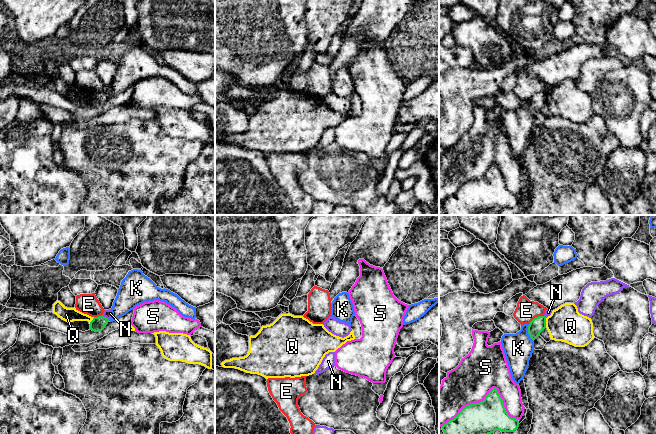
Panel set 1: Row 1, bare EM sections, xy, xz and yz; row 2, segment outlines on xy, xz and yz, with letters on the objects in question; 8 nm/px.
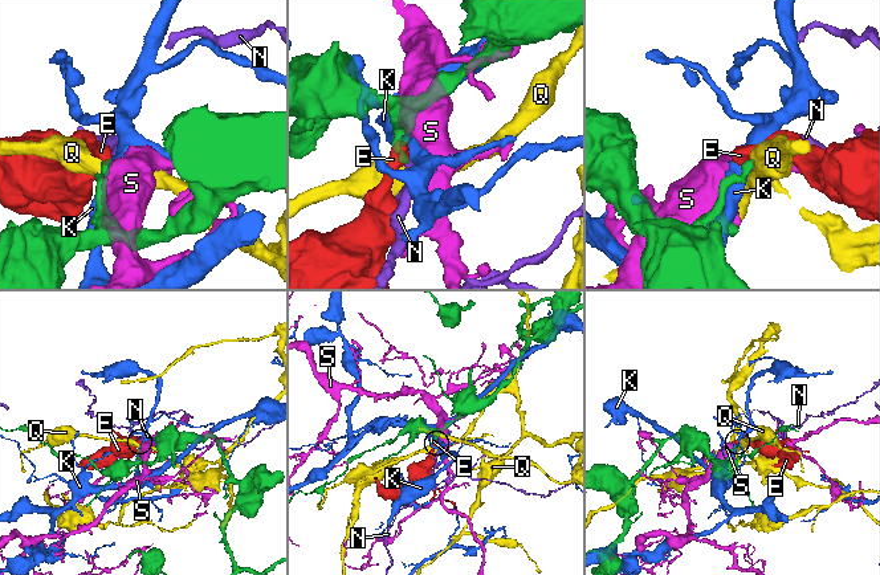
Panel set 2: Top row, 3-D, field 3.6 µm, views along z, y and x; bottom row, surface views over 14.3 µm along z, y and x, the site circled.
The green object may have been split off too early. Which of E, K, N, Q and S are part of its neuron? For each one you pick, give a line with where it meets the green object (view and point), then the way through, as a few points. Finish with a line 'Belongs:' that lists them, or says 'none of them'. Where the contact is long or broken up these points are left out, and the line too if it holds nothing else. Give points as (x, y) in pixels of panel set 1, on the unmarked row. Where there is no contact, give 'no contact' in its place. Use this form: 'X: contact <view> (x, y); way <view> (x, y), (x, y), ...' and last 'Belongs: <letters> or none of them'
Belongs: none of them

